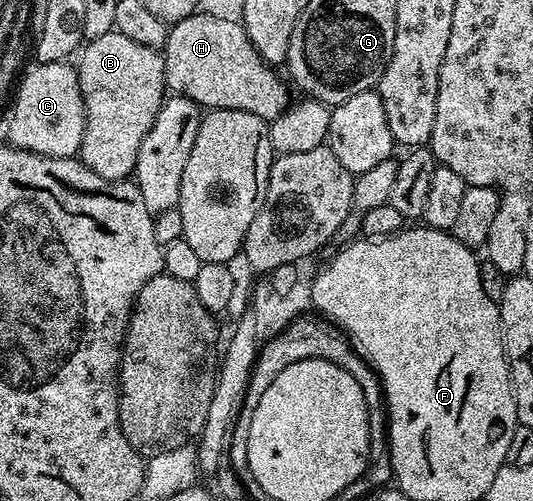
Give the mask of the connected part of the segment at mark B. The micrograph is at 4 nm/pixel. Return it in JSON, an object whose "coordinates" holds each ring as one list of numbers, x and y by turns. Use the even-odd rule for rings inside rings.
{"coordinates":[[113,29,105,36,90,39,82,47,78,58,79,88,85,104,85,132,78,157,93,172,97,172,97,176,108,178,111,182,126,179,135,169,141,140,145,140,145,132,153,128,153,120,157,120,157,112,165,101,162,53,145,48,145,44,136,44,129,40,129,36,121,36,121,32]]}

